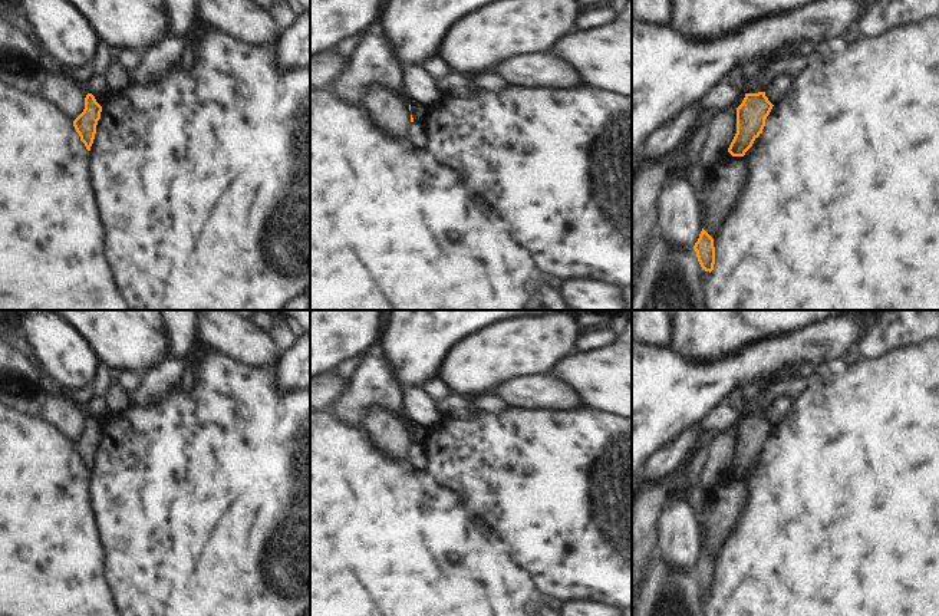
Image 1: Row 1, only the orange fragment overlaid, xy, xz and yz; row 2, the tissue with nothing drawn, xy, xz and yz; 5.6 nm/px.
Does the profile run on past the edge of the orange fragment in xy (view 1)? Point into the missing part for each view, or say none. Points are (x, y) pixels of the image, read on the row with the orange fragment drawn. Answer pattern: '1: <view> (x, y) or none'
1: none

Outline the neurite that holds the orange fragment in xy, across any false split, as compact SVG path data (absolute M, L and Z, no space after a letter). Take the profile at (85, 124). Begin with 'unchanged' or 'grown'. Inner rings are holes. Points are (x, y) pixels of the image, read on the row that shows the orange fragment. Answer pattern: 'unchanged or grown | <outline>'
unchanged | M88 93L85 98L83 112L73 121L73 126L88 151L90 151L95 139L96 125L101 119L101 112L102 106L96 102L92 93Z

